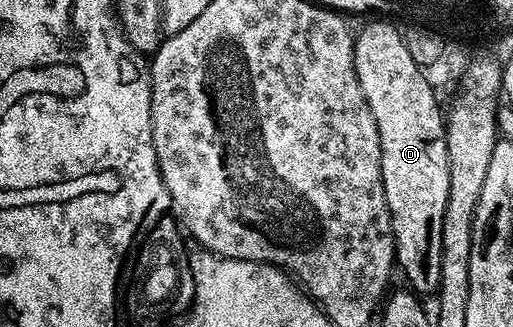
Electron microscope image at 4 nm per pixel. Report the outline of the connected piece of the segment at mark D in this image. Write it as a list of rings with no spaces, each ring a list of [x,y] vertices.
[[[368,23],[359,32],[358,30],[354,35],[354,69],[358,73],[358,85],[362,85],[362,93],[366,97],[366,105],[370,105],[370,113],[374,113],[374,125],[378,125],[378,137],[380,138],[380,156],[382,157],[382,185],[384,186],[384,192],[386,193],[386,205],[388,206],[388,212],[392,218],[392,235],[396,239],[396,263],[404,270],[404,275],[408,278],[407,286],[411,288],[417,296],[425,297],[424,295],[435,296],[440,289],[440,274],[442,273],[442,217],[446,217],[446,197],[450,197],[450,165],[448,164],[448,150],[446,149],[446,119],[442,114],[442,107],[440,111],[440,103],[436,100],[436,91],[428,84],[428,79],[422,68],[416,64],[414,57],[410,57],[410,49],[406,49],[406,41],[402,31],[399,31],[392,23]]]

